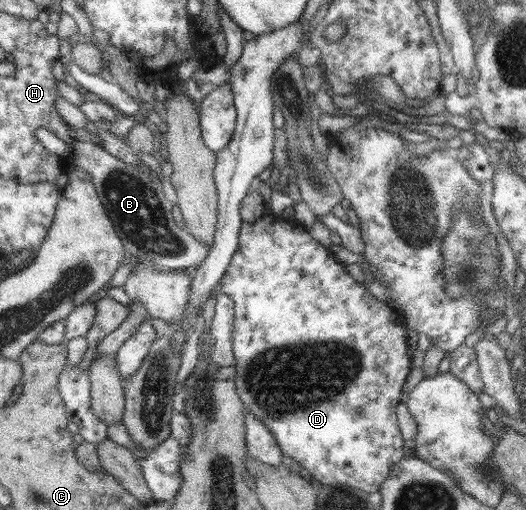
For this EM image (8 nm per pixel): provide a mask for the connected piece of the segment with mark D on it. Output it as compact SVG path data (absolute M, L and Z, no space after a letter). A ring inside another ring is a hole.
M271 212L263 215L255 222L243 222L238 247L232 256L229 268L221 277L220 291L233 299L234 321L232 324L232 349L235 357L235 388L237 396L243 401L244 408L264 424L275 437L282 454L290 456L306 468L312 478L322 485L344 484L353 486L368 493L380 490L382 482L405 455L402 437L396 415L402 396L405 378L412 369L412 359L408 355L406 318L391 305L379 301L361 283L349 275L346 265L341 263L330 248L321 245L312 238L309 231L295 220L275 215Z

